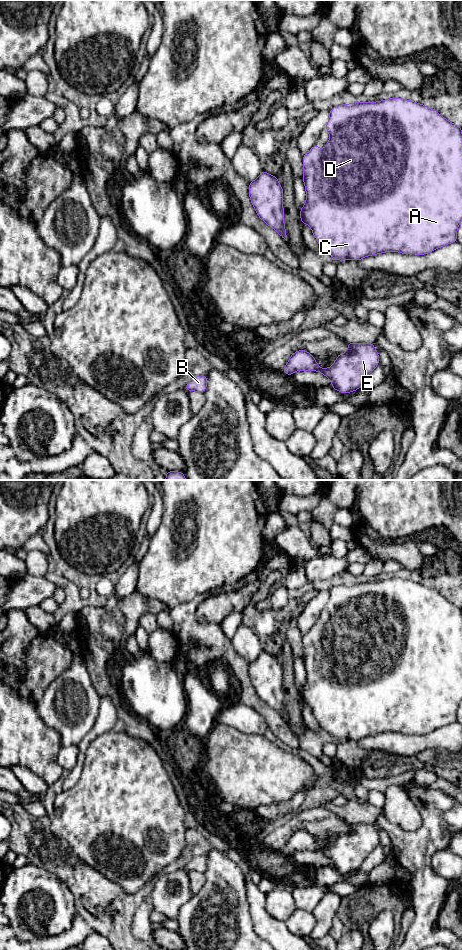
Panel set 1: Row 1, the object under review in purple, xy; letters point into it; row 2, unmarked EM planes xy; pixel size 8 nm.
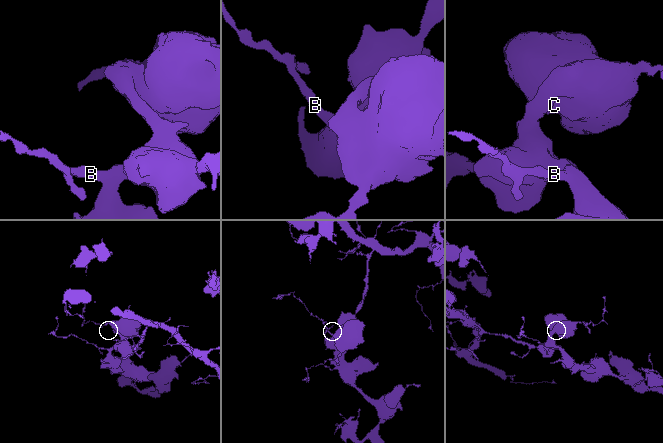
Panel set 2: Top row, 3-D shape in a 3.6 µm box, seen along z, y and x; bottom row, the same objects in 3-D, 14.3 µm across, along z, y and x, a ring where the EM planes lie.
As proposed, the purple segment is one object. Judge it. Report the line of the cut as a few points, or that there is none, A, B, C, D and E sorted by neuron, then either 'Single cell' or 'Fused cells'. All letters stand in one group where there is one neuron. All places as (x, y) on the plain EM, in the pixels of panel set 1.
No split. Groups: A B C D E. Single cell

